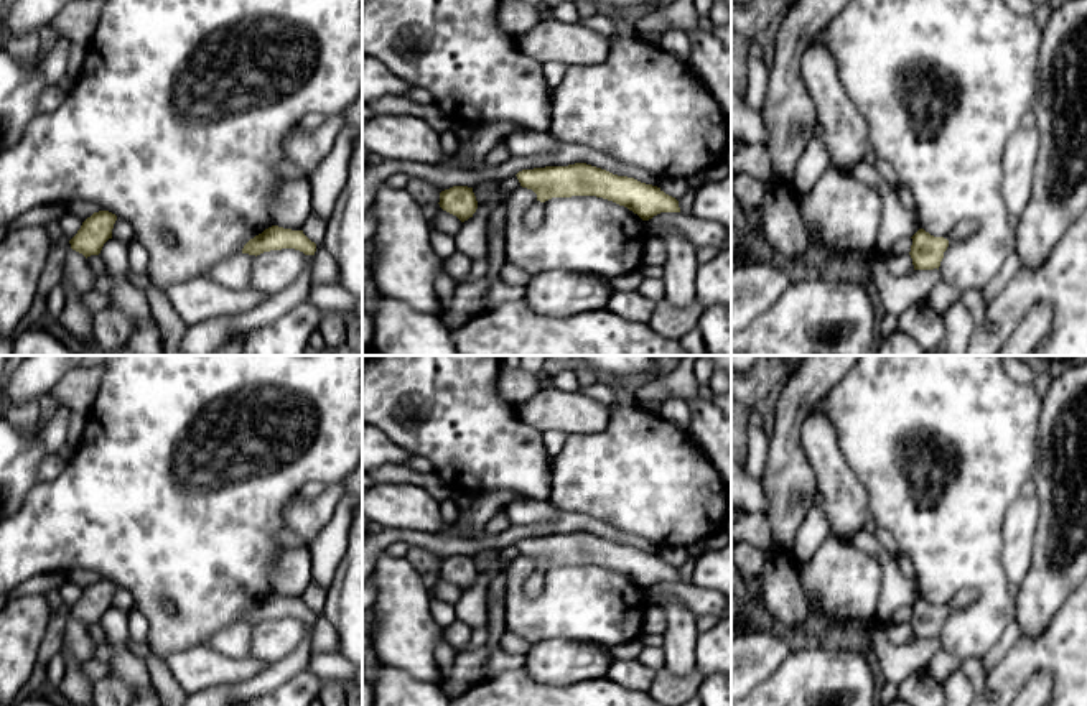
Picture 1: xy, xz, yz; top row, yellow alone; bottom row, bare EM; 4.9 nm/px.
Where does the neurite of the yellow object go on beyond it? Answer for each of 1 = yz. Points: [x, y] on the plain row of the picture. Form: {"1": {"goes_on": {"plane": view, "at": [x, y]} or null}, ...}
{"1": {"goes_on": null}}

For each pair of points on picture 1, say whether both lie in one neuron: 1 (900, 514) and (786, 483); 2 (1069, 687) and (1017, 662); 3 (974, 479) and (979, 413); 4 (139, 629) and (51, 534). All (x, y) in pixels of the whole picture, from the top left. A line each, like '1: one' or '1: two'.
1: two
2: one
3: one
4: two

